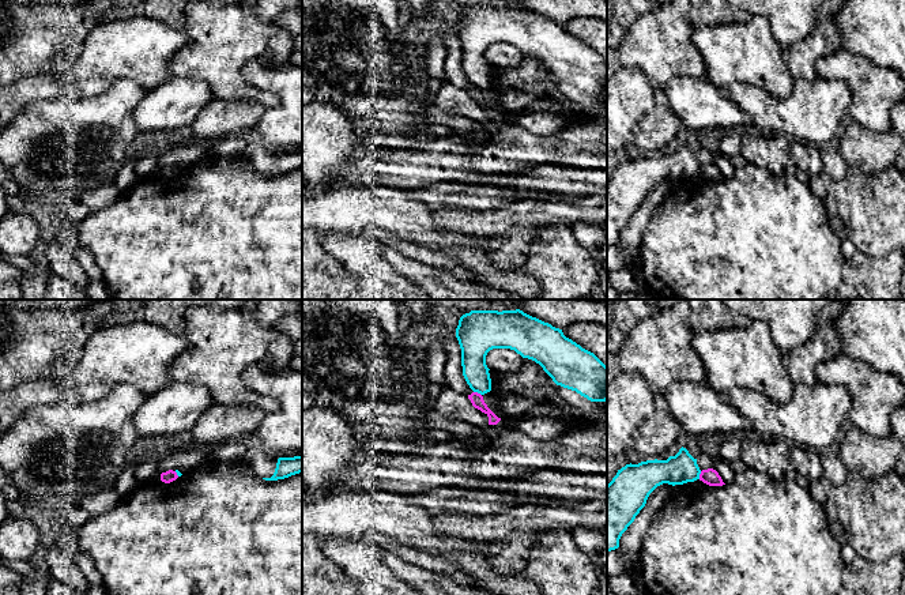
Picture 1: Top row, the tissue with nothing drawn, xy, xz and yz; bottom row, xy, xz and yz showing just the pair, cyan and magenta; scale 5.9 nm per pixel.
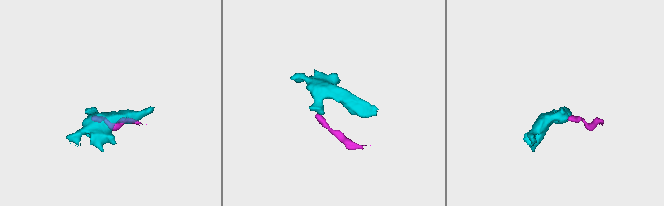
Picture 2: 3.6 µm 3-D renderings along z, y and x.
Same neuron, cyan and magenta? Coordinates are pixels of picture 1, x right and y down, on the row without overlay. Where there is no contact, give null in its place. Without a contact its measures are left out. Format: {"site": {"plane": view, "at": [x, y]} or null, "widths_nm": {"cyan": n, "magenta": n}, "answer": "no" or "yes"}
{"site": {"plane": "xz", "at": [478, 87]}, "widths_nm": {"cyan": 160, "magenta": 80}, "answer": "no"}

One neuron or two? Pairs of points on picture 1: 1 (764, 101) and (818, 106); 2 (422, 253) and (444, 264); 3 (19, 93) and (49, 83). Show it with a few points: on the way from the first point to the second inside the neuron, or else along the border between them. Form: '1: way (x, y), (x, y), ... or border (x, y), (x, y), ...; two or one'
1: way (777, 106), (804, 106); one
2: way (428, 255), (438, 259); one
3: way (26, 90), (42, 86); one

